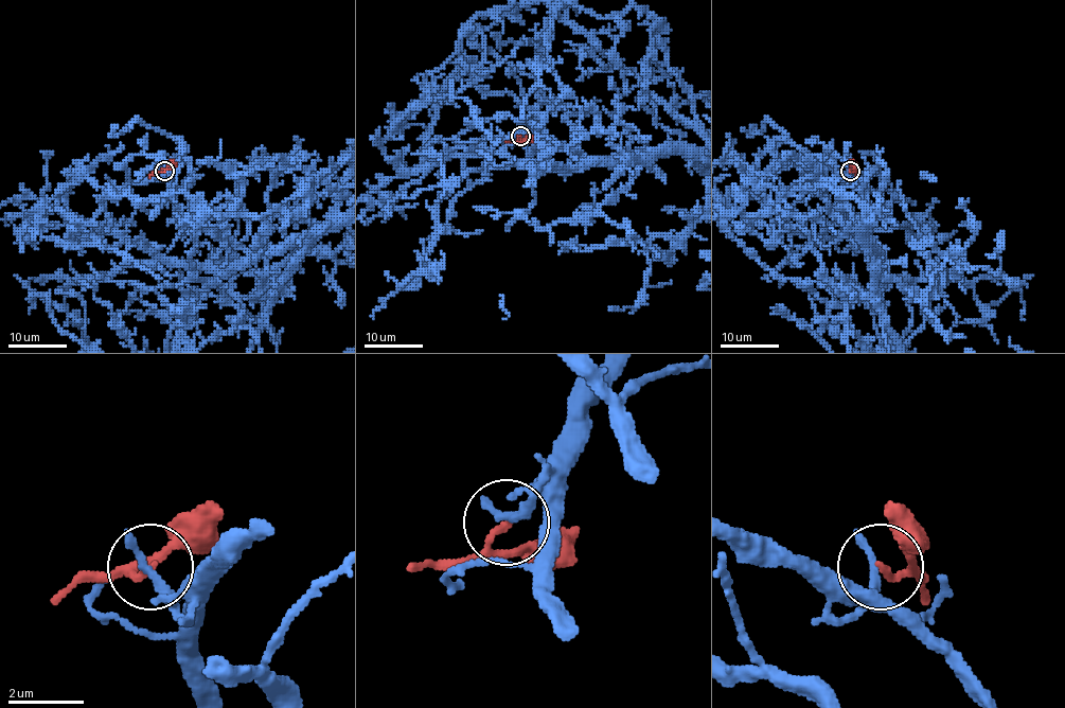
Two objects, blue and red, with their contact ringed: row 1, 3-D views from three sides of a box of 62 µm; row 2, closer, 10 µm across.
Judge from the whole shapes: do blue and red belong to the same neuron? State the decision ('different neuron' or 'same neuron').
different neuron

